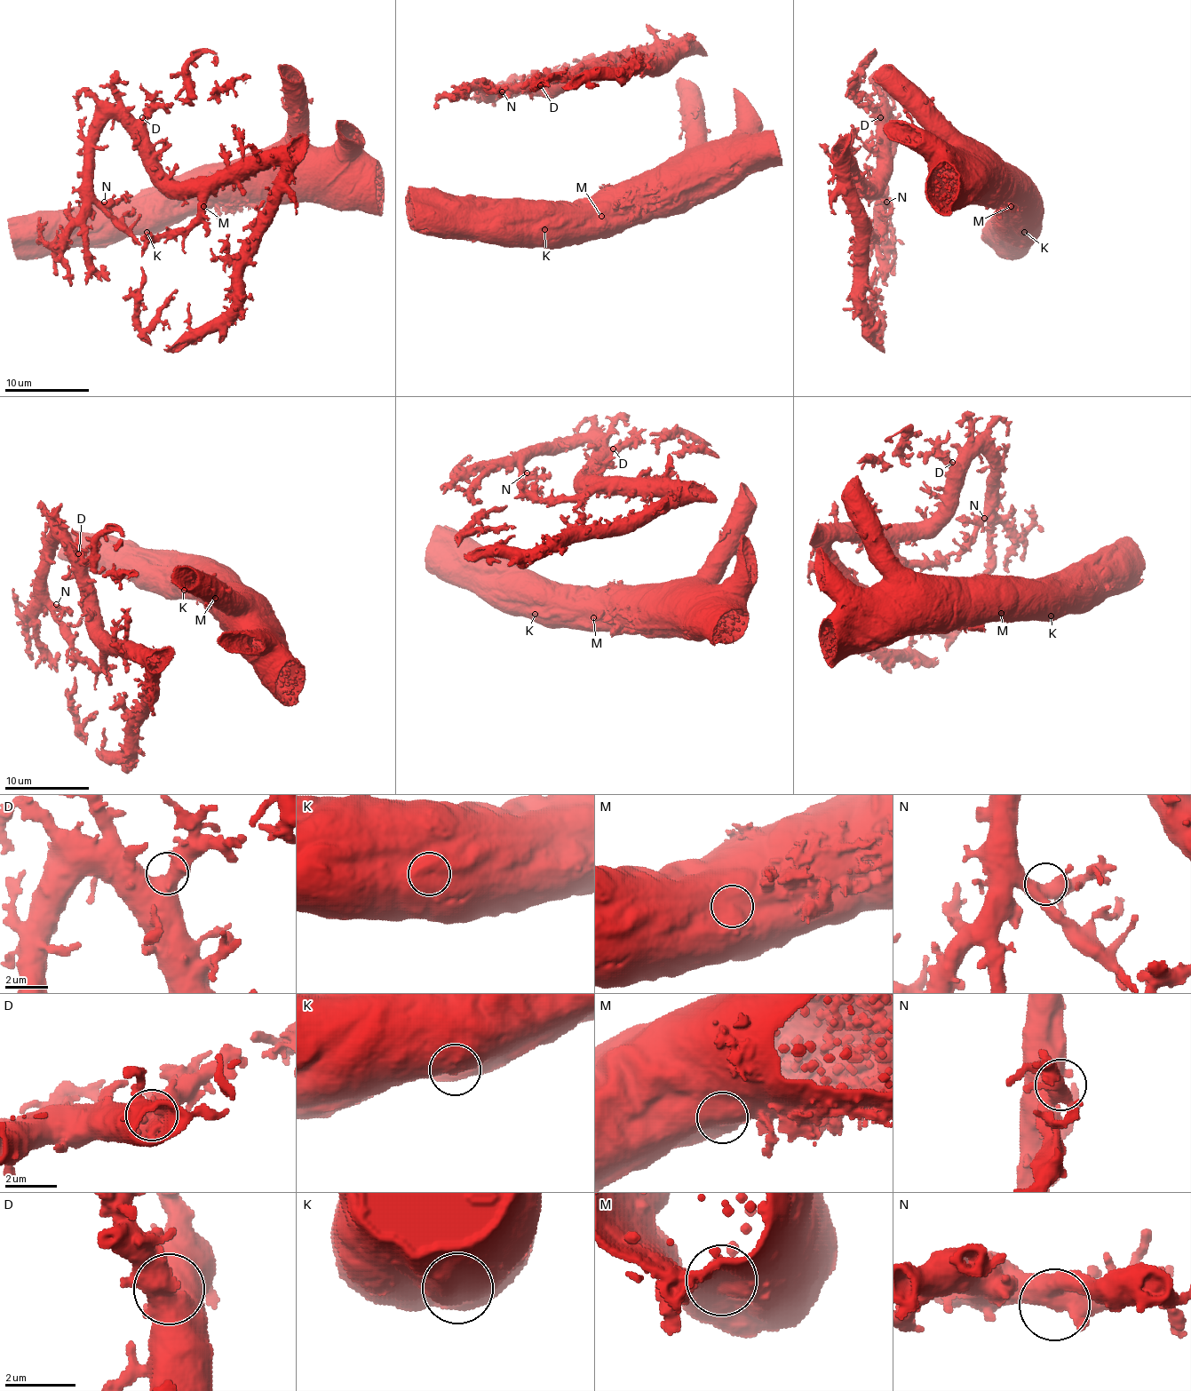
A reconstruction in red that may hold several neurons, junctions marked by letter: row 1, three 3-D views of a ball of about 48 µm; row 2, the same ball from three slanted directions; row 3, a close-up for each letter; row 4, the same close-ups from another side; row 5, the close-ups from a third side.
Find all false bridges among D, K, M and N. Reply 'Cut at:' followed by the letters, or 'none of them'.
Cut at: none of them

